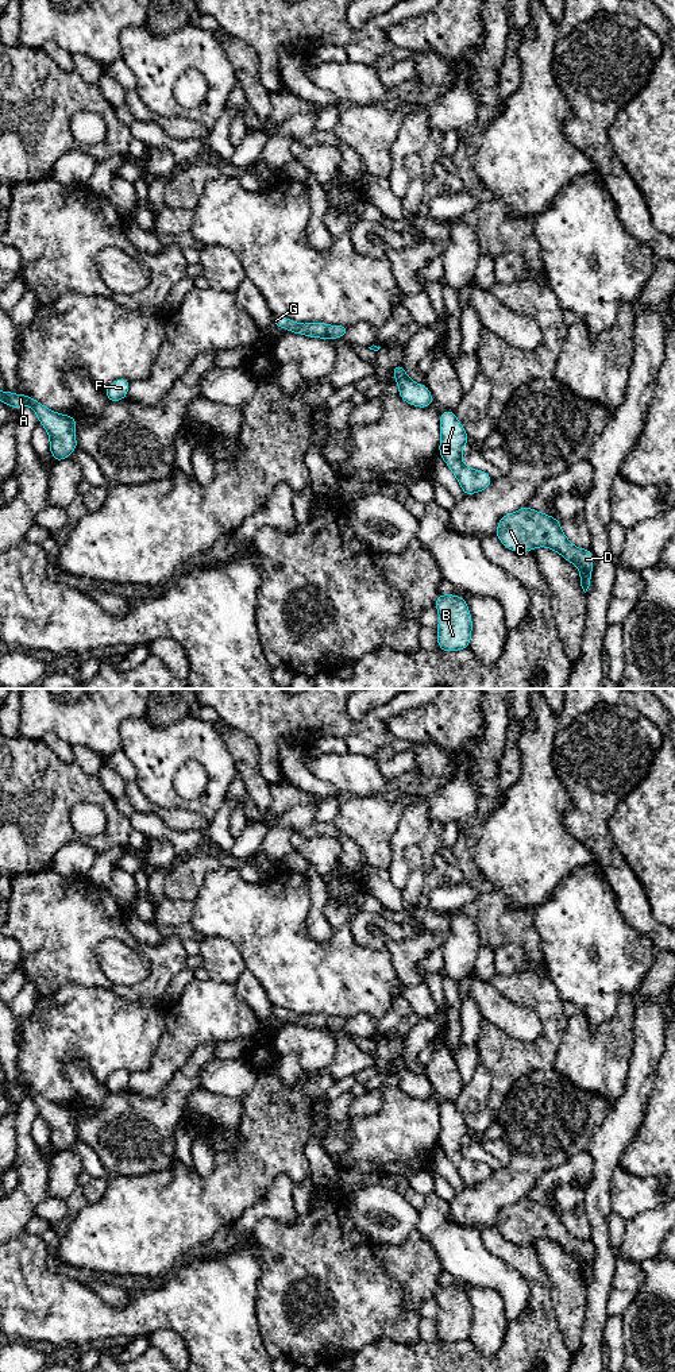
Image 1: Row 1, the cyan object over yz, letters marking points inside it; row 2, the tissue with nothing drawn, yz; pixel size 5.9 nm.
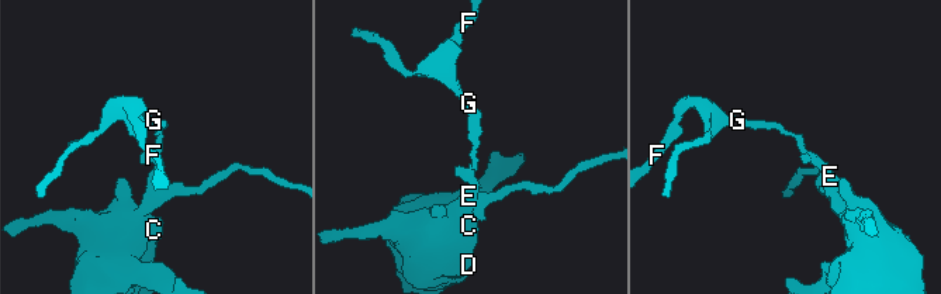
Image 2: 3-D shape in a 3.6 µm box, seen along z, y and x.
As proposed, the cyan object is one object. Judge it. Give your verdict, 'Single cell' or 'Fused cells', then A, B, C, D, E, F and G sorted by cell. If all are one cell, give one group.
Single cell. Groups: A B C D E F G

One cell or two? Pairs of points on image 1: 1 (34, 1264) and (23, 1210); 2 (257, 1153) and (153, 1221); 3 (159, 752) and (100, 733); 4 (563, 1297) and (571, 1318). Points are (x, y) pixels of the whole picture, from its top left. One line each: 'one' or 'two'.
1: two
2: one
3: two
4: one

